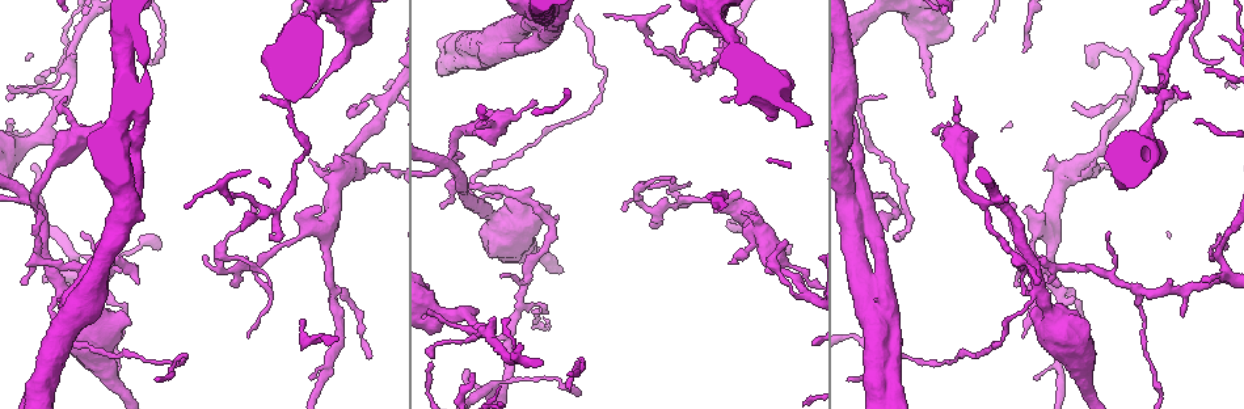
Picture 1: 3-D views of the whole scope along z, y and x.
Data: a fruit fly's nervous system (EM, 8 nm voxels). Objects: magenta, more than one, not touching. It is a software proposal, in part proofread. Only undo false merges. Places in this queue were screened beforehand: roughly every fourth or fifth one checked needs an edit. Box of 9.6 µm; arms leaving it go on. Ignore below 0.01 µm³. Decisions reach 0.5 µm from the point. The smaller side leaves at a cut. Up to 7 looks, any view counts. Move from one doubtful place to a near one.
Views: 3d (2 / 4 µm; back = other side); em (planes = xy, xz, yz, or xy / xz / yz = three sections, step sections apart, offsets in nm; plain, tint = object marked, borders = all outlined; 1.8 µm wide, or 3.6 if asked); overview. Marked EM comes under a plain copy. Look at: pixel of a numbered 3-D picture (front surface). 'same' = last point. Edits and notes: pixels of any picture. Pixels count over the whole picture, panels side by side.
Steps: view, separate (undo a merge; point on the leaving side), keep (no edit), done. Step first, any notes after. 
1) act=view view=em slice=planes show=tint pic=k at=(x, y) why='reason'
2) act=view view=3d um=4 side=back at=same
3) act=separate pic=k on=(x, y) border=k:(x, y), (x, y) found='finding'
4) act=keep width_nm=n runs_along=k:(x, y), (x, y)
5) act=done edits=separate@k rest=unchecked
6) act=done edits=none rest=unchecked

act=view view=3d um=4 pic=1 at=(452, 162) why='touches itself'

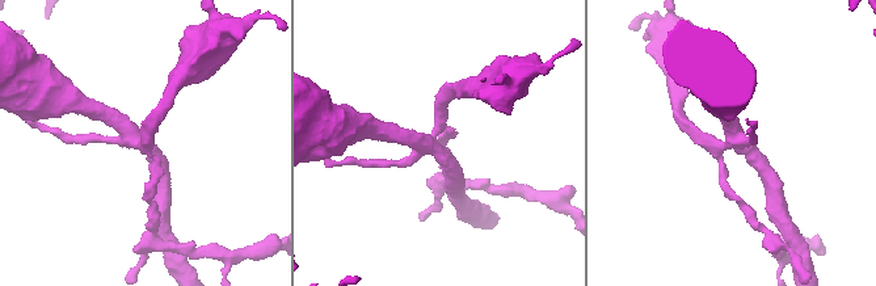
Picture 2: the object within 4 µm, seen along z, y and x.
act=view view=em slice=planes show=tint pic=2 at=(436, 147) arms=4

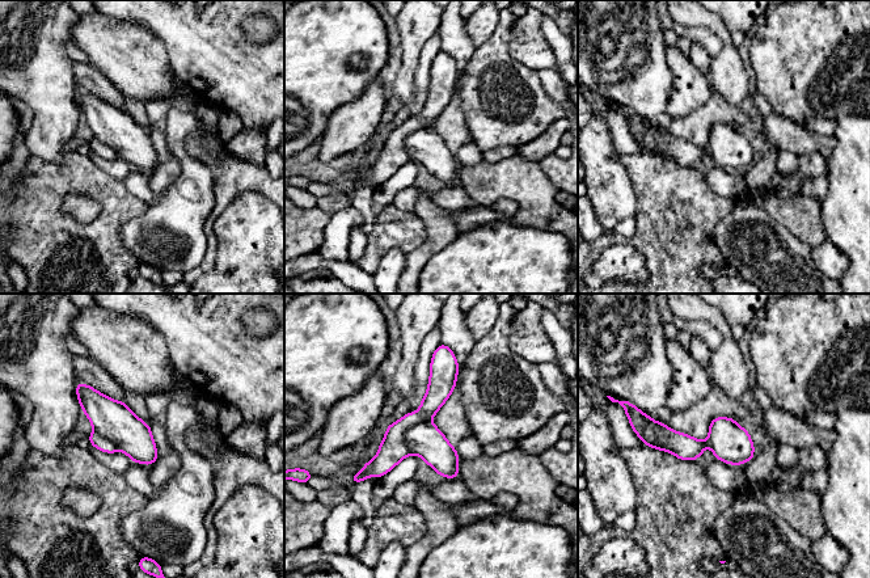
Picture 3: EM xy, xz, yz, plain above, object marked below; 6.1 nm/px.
act=separate pic=3 on=(392, 450) border=3:(429, 421), (406, 431), (410, 452) found='a second neuron is stuck on'

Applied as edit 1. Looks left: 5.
act=view view=em slice=planes show=tint pic=1 at=(334, 294) why='side arm on a straight run'

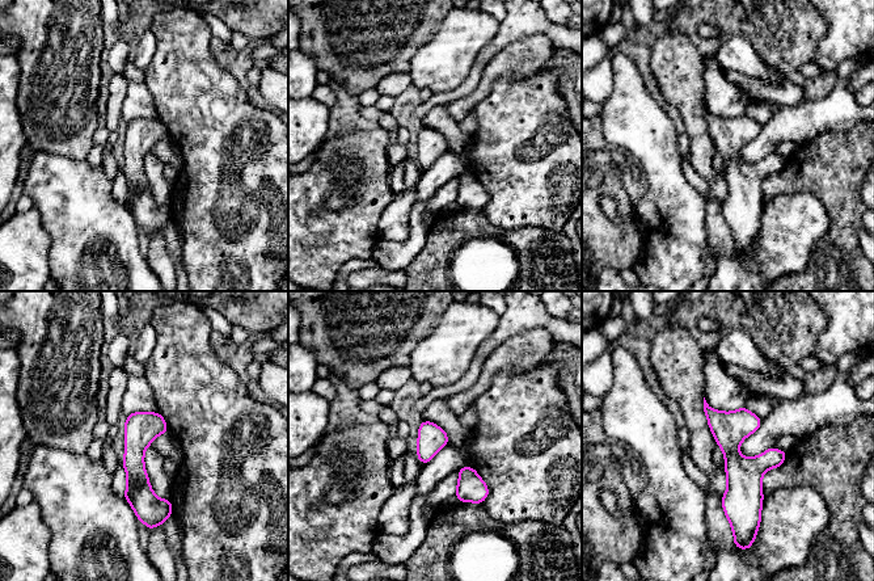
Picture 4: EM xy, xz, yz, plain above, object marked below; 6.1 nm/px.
act=keep width_nm=170 runs_along=4:(706, 408), (729, 430), (735, 517) found='continuous, no second neuron'

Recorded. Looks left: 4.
act=view view=em slice=yz step=16 show=tint pic=1 at=(741, 20) why='thin neck'

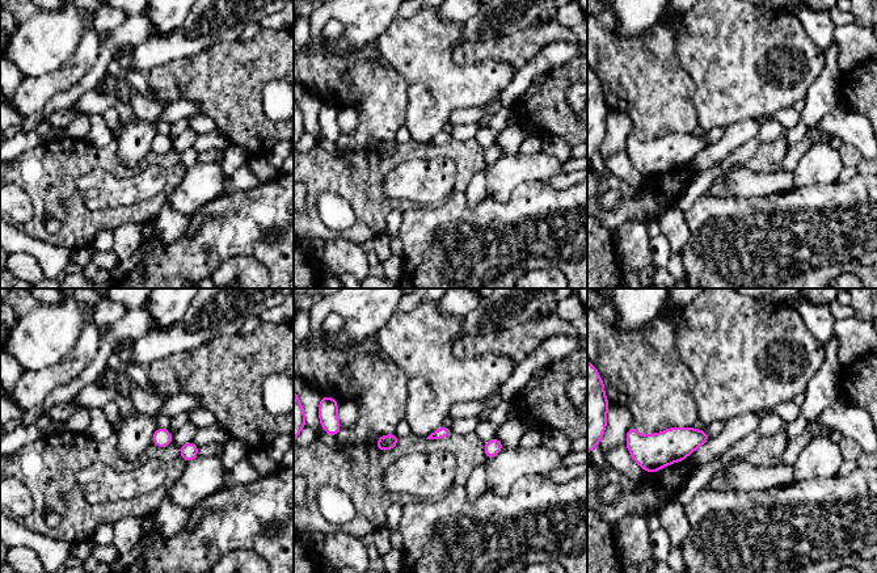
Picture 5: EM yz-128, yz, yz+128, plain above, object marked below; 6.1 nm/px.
act=view view=em slice=planes show=tint at=same

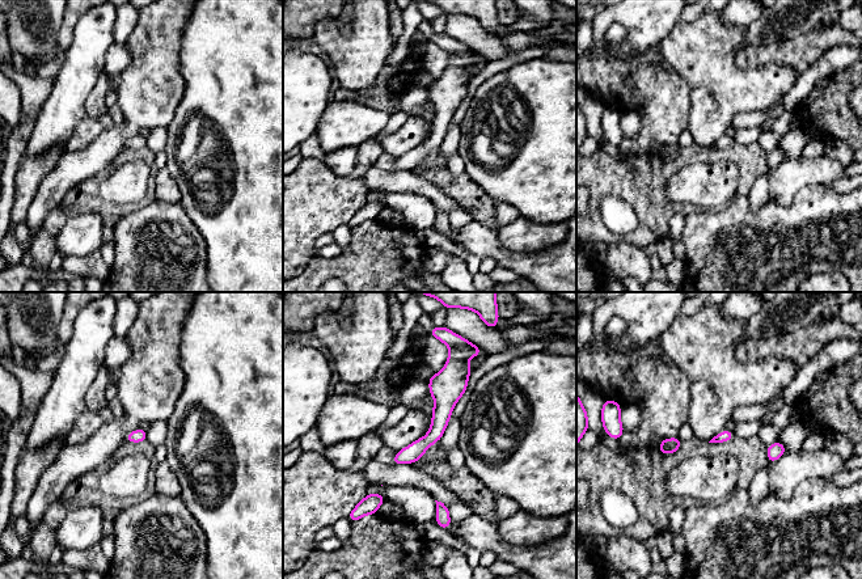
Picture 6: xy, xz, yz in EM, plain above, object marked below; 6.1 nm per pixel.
act=keep width_nm=70 runs_along=6:(449, 363), (436, 430), (397, 460) found='all the same neuron'

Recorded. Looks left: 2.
act=done edits=separate@3 rest=unchecked

